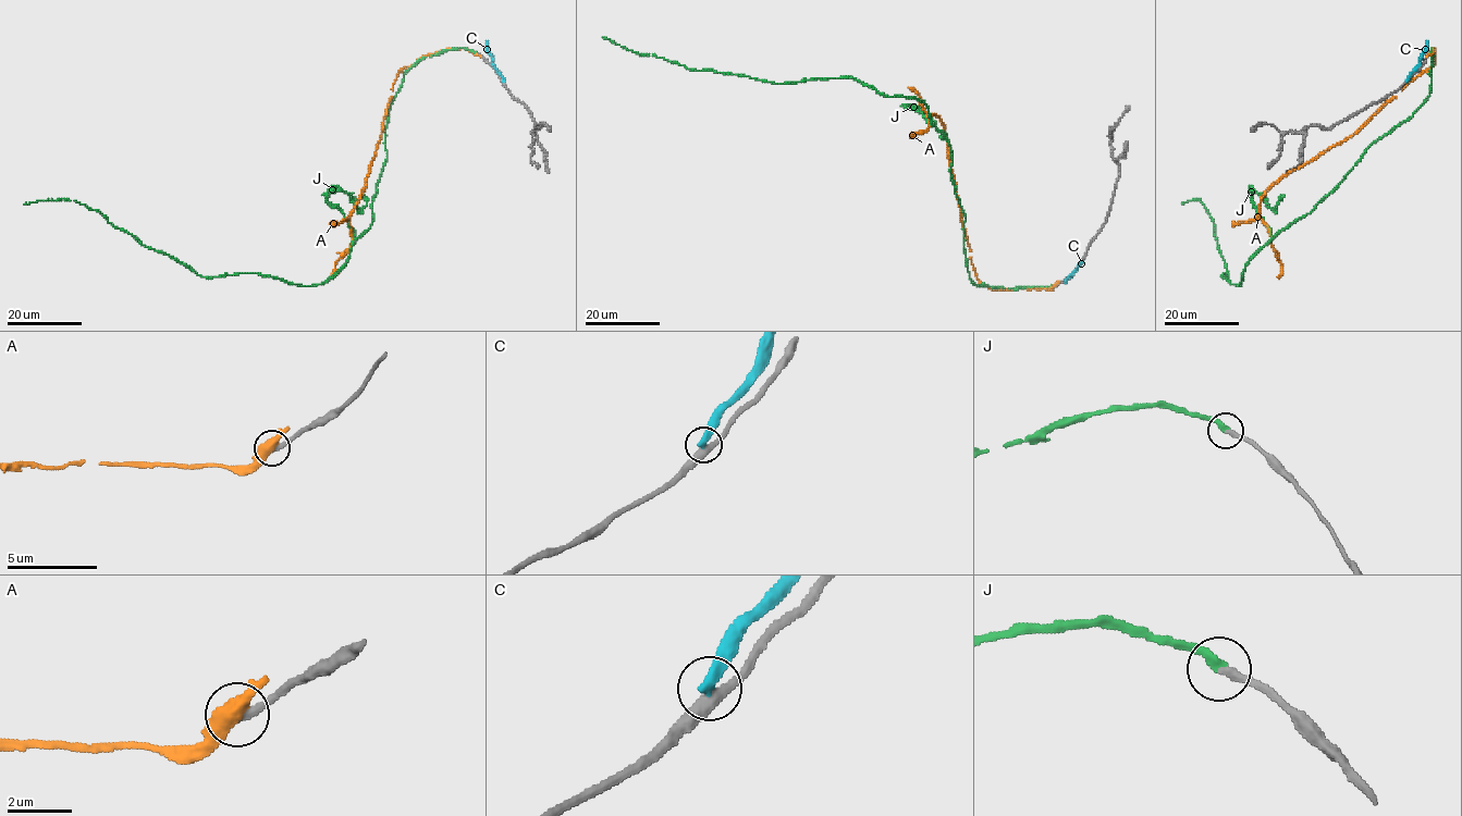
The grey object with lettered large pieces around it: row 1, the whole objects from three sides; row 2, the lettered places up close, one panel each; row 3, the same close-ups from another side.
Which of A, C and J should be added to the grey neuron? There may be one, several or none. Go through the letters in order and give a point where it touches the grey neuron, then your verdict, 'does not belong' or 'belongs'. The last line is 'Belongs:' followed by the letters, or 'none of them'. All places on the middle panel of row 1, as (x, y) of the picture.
A: meets grey at (1055, 285); does not belong
C: meets grey at (1082, 262); does not belong
J: meets grey at (1054, 285); belongs
Belongs: J

